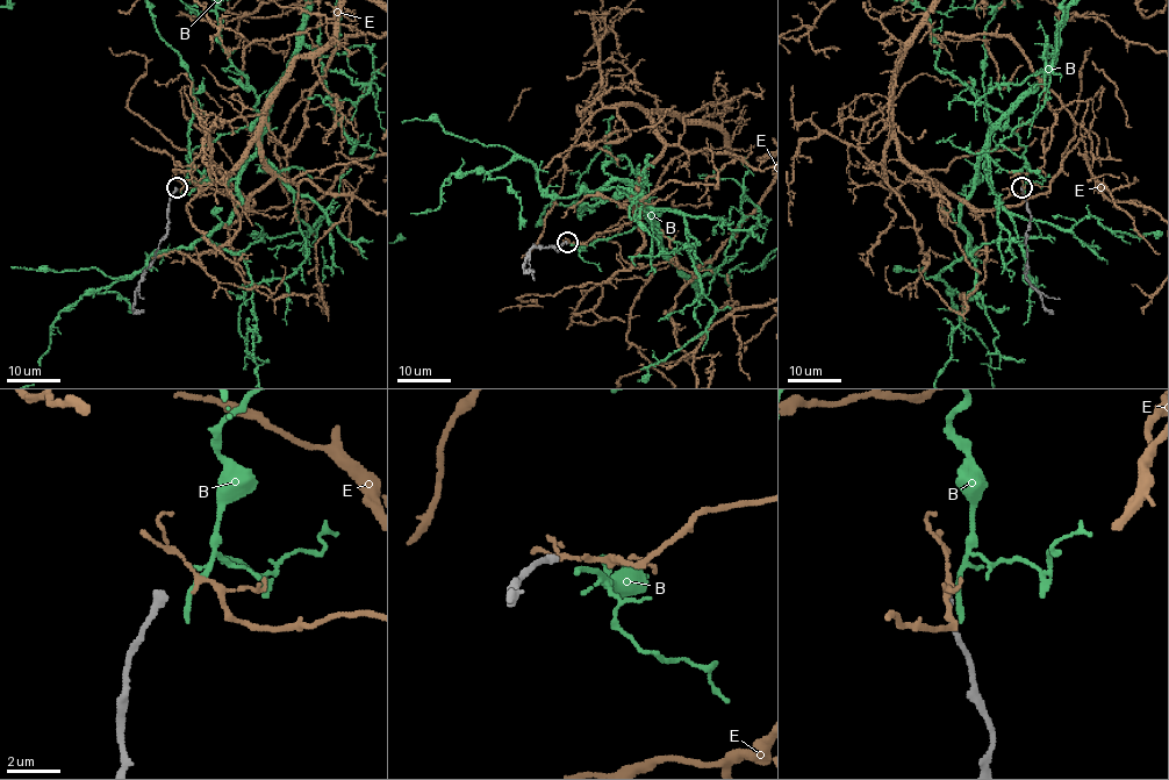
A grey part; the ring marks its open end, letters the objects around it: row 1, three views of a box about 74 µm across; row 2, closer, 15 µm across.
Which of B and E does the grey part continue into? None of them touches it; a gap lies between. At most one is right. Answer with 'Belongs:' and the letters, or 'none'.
Belongs: none

